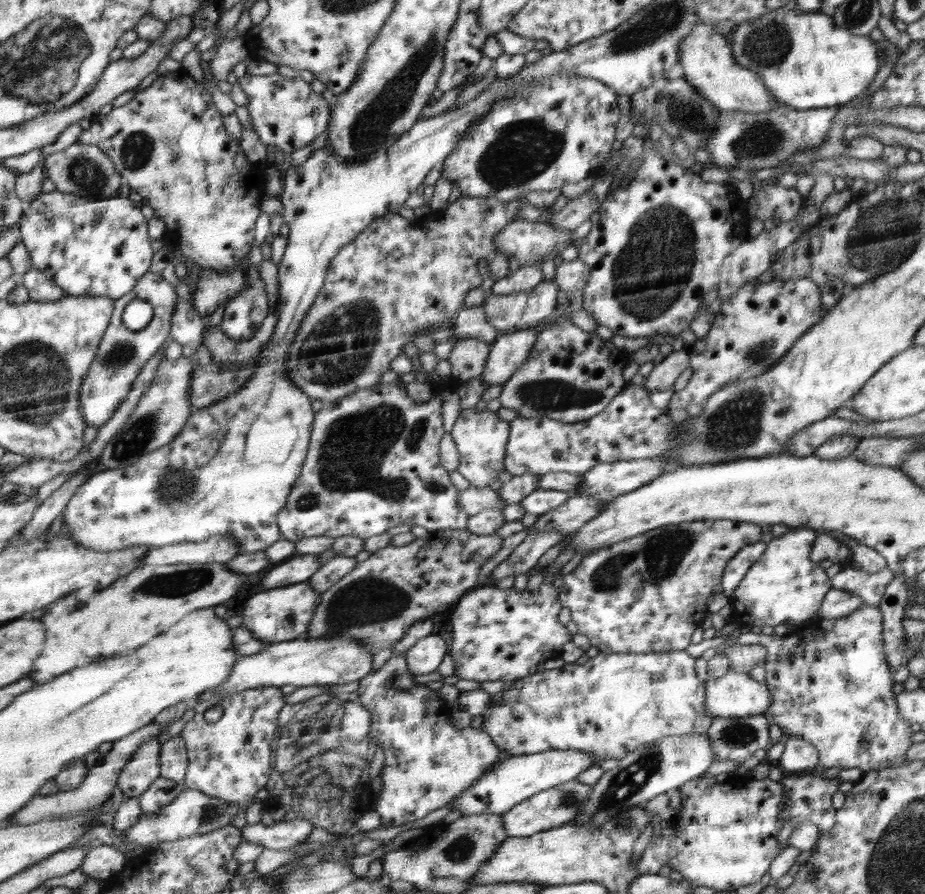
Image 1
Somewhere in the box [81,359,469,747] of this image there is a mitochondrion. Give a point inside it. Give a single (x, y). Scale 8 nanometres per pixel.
(374, 449)

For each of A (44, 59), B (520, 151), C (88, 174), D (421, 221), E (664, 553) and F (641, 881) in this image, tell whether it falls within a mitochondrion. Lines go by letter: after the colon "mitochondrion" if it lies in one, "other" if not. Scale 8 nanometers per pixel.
A: mitochondrion
B: mitochondrion
C: mitochondrion
D: other
E: mitochondrion
F: other

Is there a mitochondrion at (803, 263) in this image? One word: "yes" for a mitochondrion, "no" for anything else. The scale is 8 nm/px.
no

